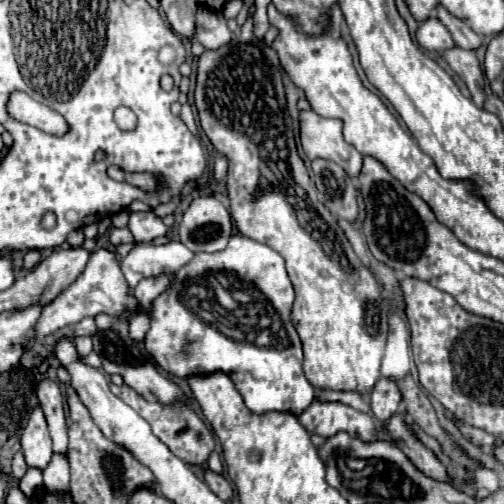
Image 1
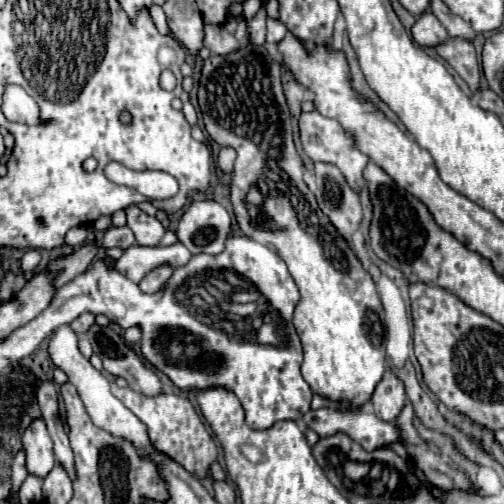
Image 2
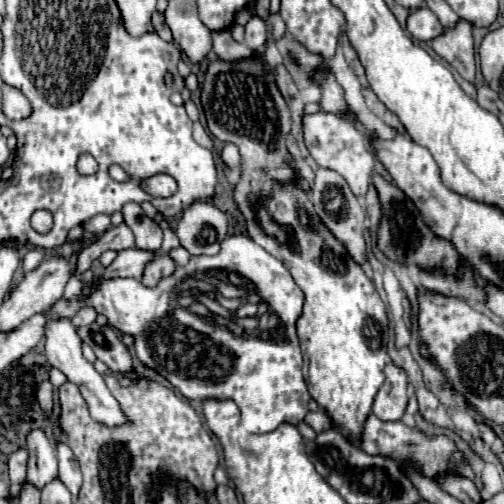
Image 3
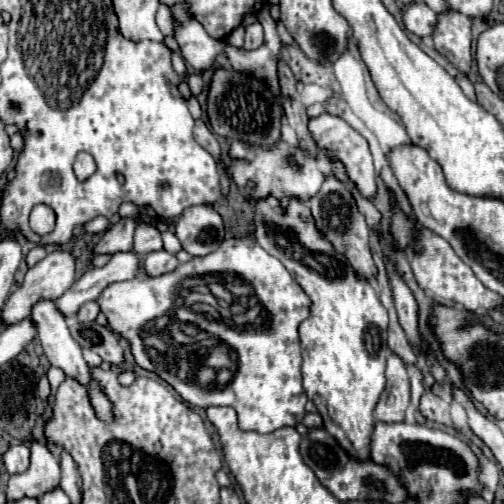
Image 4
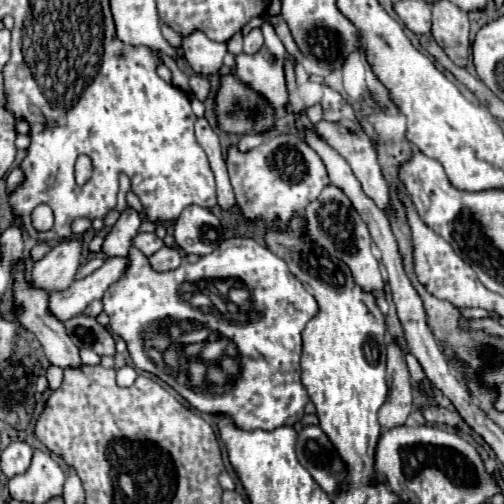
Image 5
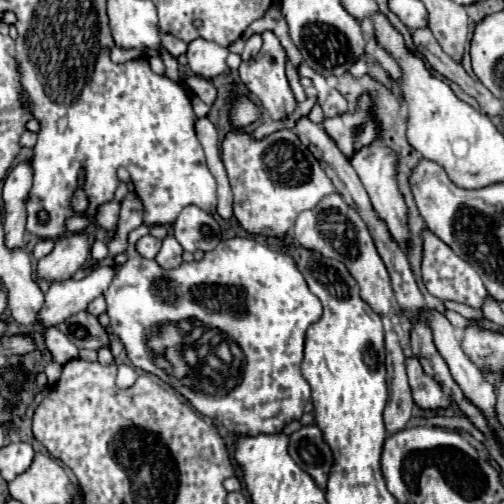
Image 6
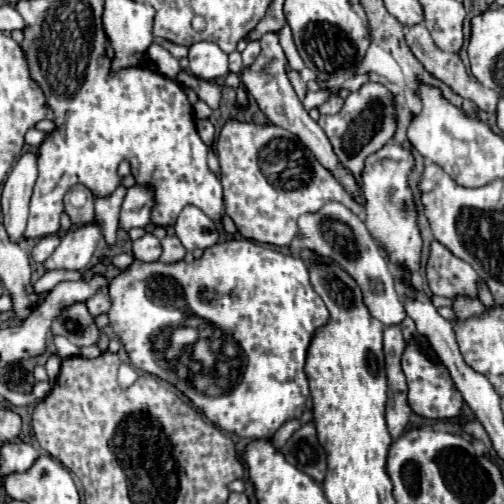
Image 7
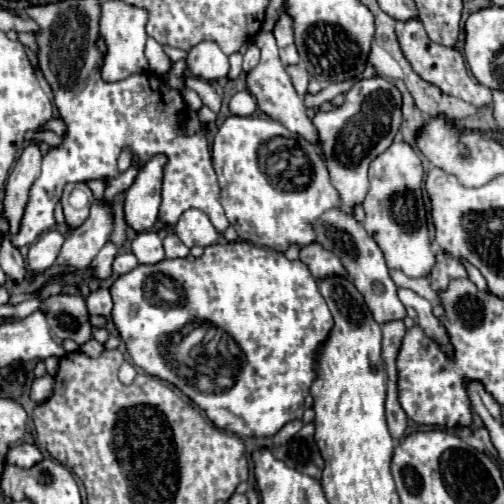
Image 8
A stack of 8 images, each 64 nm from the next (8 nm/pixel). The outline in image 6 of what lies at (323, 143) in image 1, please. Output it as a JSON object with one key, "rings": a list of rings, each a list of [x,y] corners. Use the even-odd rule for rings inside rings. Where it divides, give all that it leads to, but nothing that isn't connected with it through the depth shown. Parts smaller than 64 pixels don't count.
{"rings":[[[368,144],[360,150],[356,150],[350,158],[352,168],[356,170],[358,178],[362,180],[374,210],[378,212],[378,216],[388,224],[388,230],[392,232],[394,240],[404,248],[406,240],[408,240],[408,228],[406,228],[406,204],[404,198],[398,190],[398,182],[396,182],[396,152],[378,144]]]}

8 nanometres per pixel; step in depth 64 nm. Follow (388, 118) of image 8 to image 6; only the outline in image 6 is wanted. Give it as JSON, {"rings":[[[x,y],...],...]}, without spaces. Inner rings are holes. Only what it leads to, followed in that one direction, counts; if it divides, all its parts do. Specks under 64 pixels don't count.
{"rings":[[[364,94],[356,102],[352,112],[324,120],[324,130],[328,132],[328,136],[332,136],[332,140],[338,144],[346,158],[352,156],[356,148],[374,142],[378,136],[378,124],[372,118],[370,104],[370,98]]]}

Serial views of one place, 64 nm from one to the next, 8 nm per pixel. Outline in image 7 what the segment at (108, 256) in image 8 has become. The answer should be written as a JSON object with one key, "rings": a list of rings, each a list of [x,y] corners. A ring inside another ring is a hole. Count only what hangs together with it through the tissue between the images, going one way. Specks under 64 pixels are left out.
{"rings":[[[118,186],[114,190],[114,196],[110,198],[96,198],[96,224],[102,228],[102,234],[108,244],[116,242],[116,230],[118,230],[118,214],[124,200],[126,188]]]}

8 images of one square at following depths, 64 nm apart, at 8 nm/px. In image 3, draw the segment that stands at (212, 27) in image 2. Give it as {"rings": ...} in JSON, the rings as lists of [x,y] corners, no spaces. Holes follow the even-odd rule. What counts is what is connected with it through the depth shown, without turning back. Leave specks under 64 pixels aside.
{"rings":[[[218,30],[218,32],[212,32],[212,50],[218,54],[218,58],[222,60],[240,60],[244,56],[252,56],[254,52],[242,44],[242,42],[236,42],[228,30]]]}

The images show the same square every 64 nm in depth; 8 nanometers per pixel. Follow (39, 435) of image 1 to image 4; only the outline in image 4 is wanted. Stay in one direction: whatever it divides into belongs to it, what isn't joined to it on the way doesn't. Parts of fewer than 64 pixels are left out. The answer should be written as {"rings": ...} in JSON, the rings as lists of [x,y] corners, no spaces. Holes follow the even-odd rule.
{"rings":[[[32,440],[30,452],[30,468],[20,476],[12,476],[8,482],[8,502],[20,500],[24,496],[38,498],[48,492],[48,488],[56,488],[60,484],[60,464],[48,446],[40,440]]]}

